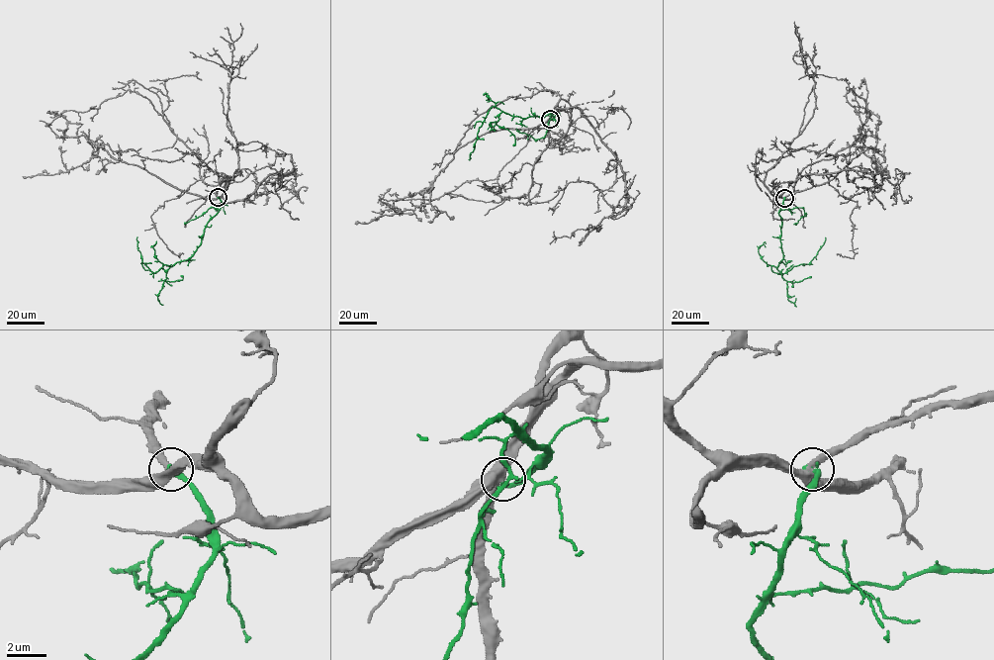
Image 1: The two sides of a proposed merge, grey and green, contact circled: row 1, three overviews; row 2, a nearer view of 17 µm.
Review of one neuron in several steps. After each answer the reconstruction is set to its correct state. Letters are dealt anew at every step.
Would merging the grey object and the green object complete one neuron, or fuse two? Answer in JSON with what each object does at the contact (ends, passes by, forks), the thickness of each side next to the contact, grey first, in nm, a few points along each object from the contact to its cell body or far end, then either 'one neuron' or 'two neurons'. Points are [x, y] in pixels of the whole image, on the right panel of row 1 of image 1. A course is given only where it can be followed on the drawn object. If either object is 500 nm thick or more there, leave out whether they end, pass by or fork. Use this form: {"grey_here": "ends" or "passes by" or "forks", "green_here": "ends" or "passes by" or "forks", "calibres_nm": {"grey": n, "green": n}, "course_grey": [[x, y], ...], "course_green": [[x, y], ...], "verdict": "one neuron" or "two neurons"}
{"grey_here": "forks", "green_here": "ends", "calibres_nm": {"grey": 400, "green": 320}, "course_grey": [[784, 198], [832, 180], [860, 153], [864, 130], [847, 100], [850, 88], [864, 100], [867, 125]], "course_green": [[784, 198], [778, 215], [783, 257], [776, 267], [771, 266], [773, 272], [782, 274], [808, 264], [825, 237]], "verdict": "one neuron"}

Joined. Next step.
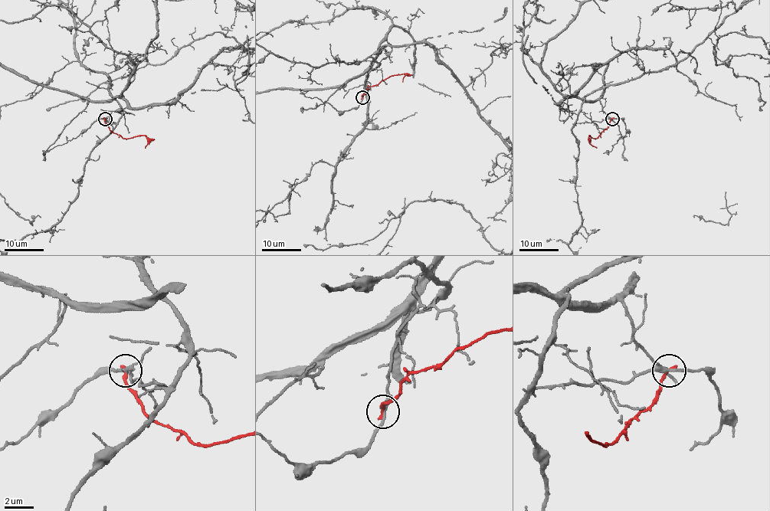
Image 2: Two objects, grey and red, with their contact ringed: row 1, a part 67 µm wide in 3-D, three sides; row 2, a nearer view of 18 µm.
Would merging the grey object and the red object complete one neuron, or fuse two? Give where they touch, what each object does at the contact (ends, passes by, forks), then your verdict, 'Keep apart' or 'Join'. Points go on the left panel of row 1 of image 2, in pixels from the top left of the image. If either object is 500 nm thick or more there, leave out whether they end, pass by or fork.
Place: (105, 119). At the ring grey passes by. At the ring red ends. Keep apart

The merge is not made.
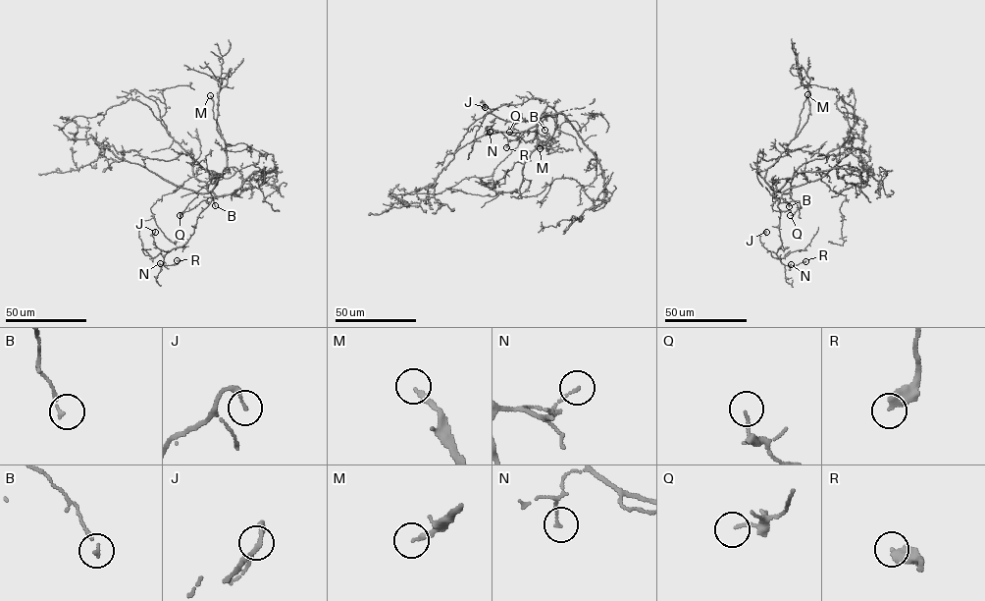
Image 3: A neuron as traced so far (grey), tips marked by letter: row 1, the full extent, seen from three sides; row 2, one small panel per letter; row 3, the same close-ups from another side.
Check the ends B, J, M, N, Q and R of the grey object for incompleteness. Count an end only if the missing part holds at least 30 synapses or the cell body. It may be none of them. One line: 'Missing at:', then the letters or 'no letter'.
Missing at: M

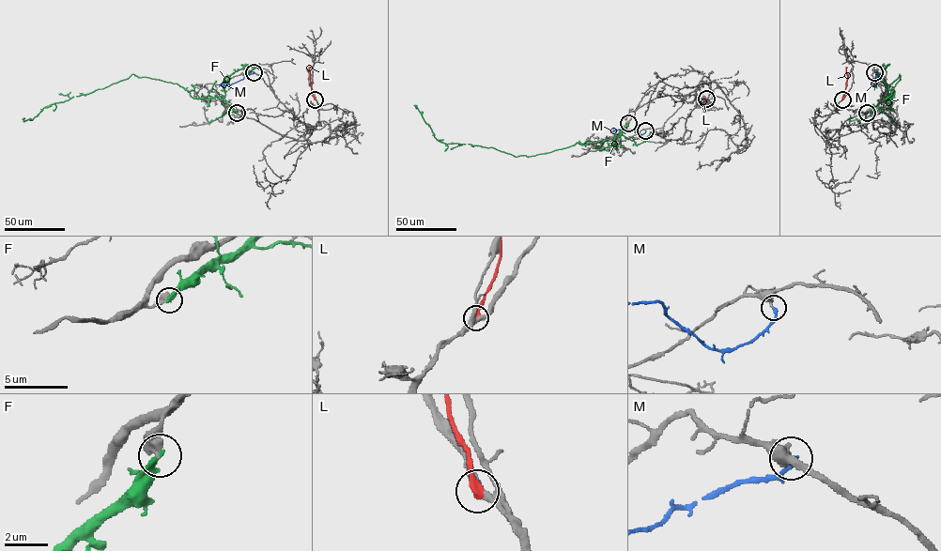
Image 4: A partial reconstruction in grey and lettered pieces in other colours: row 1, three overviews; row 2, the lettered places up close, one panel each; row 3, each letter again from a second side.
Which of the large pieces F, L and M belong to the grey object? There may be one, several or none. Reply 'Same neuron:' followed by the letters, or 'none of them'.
Same neuron: M

